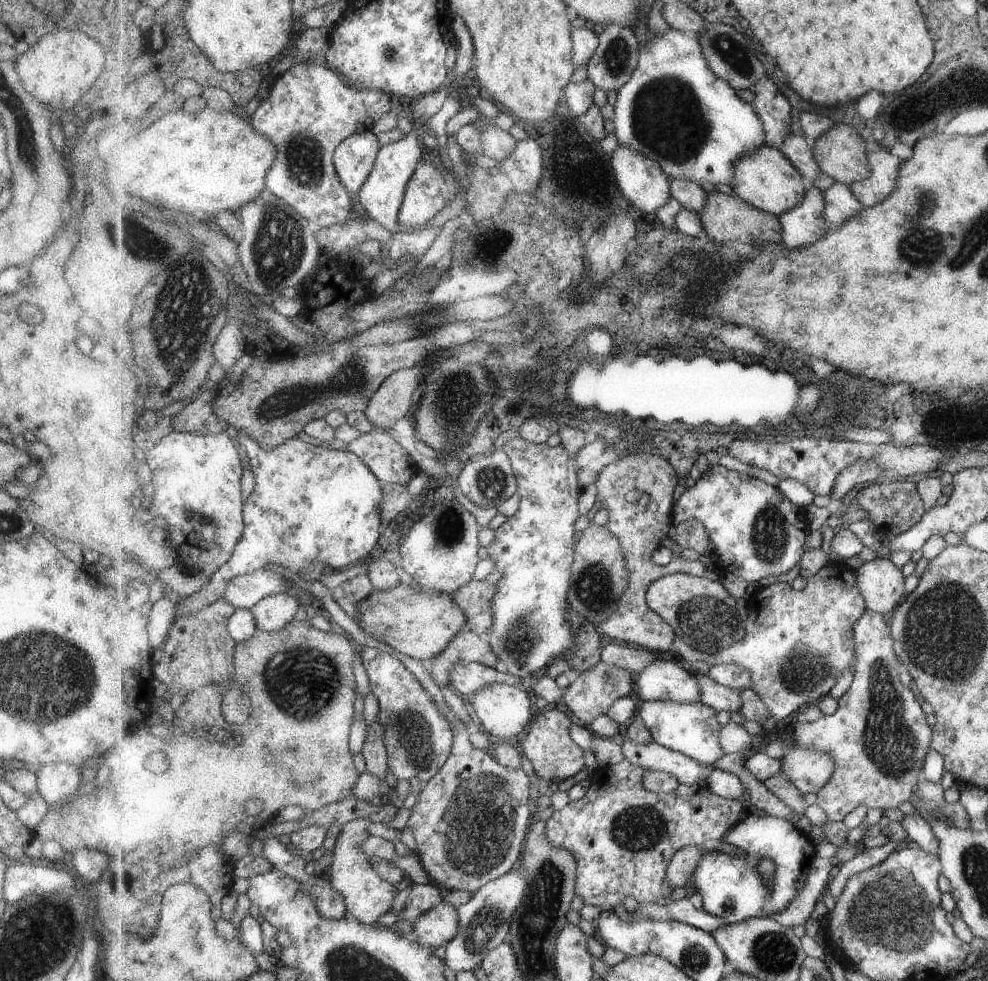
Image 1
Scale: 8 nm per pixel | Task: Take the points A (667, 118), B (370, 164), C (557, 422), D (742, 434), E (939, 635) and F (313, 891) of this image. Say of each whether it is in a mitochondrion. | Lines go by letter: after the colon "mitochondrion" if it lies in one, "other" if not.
A: mitochondrion
B: other
C: other
D: other
E: mitochondrion
F: other

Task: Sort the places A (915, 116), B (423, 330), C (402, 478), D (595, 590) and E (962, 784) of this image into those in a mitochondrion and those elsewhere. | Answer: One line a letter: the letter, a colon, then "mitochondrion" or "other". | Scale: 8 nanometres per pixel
A: other
B: other
C: other
D: mitochondrion
E: other

